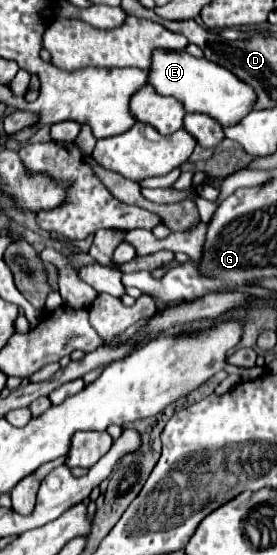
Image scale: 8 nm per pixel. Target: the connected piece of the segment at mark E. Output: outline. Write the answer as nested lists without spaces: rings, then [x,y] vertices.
[[[154,50],[148,84],[154,88],[156,94],[172,96],[180,100],[186,112],[208,114],[214,120],[218,120],[222,126],[238,124],[252,110],[252,104],[256,102],[256,94],[252,88],[248,88],[246,82],[236,78],[226,68],[206,58],[194,58],[188,52]]]

